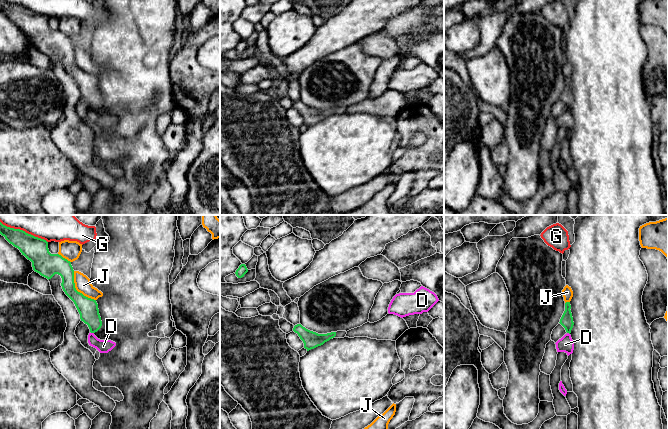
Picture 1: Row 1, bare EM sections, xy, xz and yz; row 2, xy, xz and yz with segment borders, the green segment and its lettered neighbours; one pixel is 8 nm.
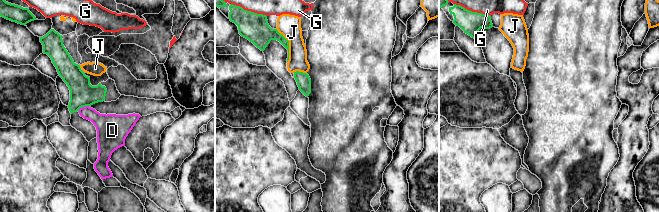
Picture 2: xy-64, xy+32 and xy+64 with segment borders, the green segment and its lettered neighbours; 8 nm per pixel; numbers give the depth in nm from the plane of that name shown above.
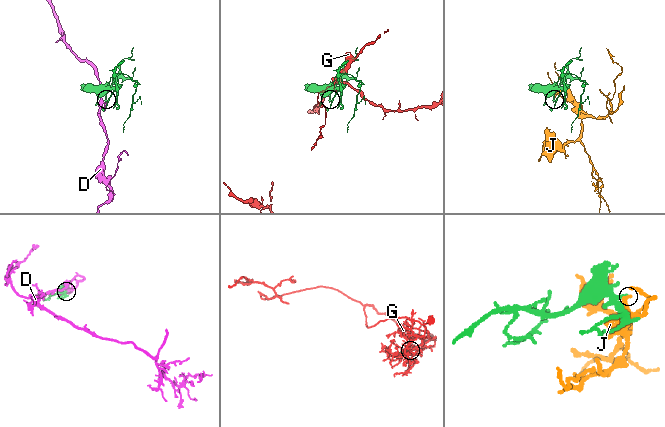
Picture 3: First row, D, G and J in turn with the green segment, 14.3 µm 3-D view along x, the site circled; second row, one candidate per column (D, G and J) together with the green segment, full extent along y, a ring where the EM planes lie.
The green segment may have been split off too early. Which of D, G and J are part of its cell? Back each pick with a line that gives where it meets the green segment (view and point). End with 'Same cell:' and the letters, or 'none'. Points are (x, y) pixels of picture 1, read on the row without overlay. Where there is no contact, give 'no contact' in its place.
Same cell: none

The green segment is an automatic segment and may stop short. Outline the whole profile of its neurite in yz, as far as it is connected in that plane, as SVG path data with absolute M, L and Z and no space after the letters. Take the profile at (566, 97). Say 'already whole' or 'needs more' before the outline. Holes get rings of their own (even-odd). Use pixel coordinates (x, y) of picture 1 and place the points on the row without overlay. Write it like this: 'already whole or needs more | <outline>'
already whole | M570 78L565 79L565 87L560 95L560 100L565 104L567 109L571 109L571 106L573 104L574 98L573 93L571 89L571 81Z

